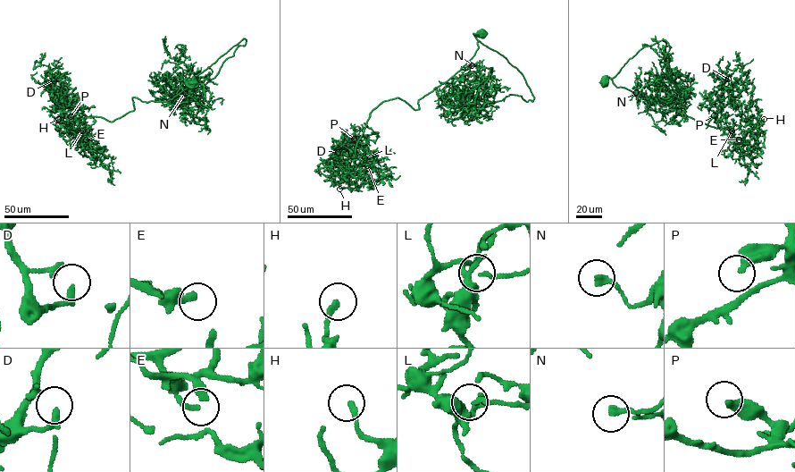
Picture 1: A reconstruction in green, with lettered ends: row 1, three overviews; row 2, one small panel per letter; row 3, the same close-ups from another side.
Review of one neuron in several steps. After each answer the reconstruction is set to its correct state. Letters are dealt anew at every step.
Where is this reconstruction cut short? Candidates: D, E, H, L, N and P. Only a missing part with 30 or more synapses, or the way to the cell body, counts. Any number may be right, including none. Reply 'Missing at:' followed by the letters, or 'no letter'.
Missing at: no letter

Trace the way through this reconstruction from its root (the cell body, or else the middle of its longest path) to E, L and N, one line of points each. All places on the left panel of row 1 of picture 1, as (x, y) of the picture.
E: (193, 84), (166, 101), (133, 97), (134, 109), (112, 122), (87, 117), (71, 129), (86, 139)
L: (193, 84), (166, 101), (133, 97), (119, 118), (87, 117), (71, 129), (85, 140), (82, 130)
N: (193, 84), (186, 79), (198, 74), (246, 39), (214, 78), (183, 100), (195, 96), (185, 93)

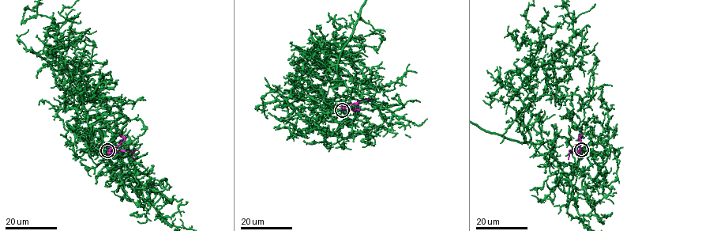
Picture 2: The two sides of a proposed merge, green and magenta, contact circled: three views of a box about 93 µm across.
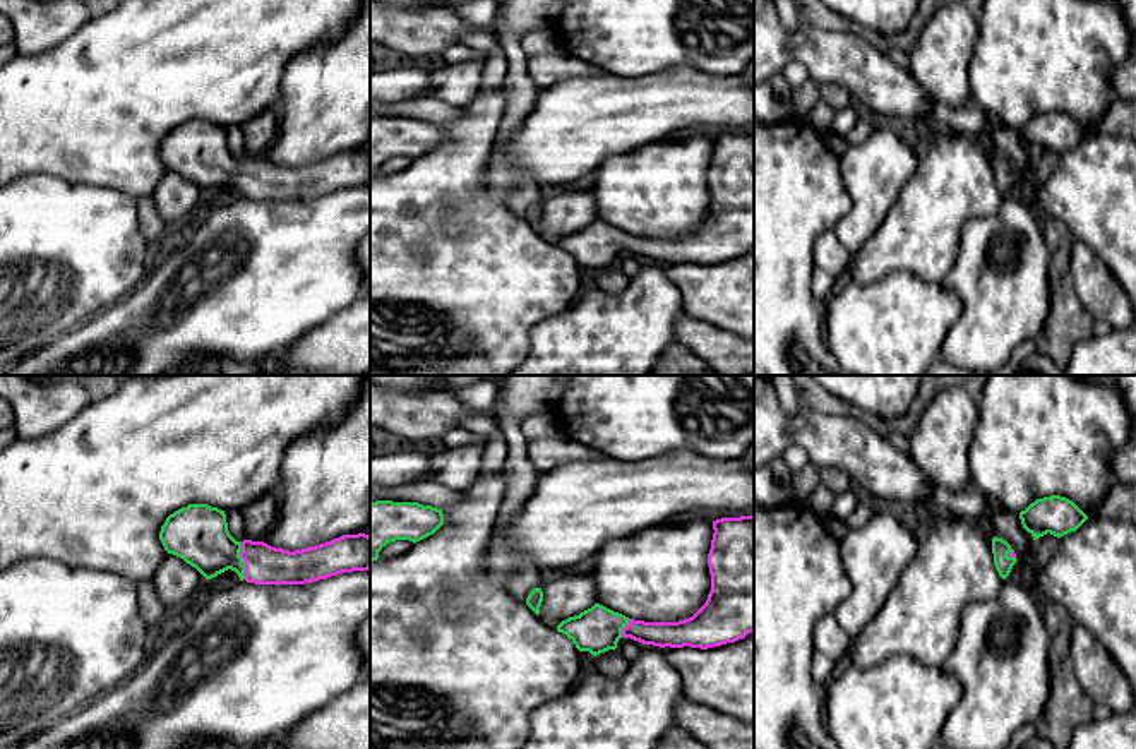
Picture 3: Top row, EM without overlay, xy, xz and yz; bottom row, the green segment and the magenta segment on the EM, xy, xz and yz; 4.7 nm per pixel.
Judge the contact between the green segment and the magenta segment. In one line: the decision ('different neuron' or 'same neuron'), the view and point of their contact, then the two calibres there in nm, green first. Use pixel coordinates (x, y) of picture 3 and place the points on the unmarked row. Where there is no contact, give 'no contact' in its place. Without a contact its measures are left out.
same neuron; meets green in xy at (244, 177); 280 nm thick on the green side, 190 nm on the other

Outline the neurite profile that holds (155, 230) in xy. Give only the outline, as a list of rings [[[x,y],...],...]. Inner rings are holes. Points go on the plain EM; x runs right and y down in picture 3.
[[[151,195],[137,201],[137,213],[146,243],[152,252],[159,250],[170,238],[170,230]]]

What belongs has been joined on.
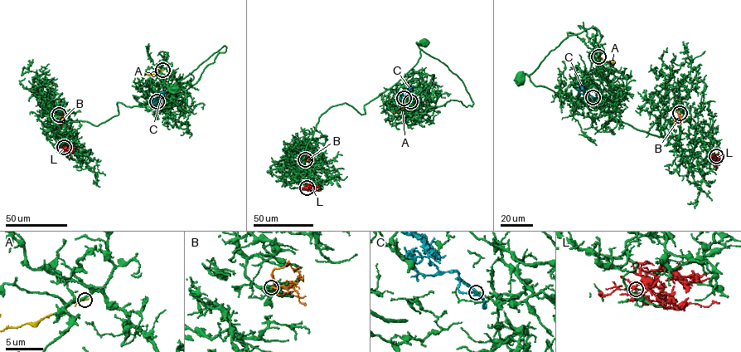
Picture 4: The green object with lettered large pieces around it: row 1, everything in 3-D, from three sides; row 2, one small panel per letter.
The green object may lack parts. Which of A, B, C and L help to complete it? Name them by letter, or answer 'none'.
none

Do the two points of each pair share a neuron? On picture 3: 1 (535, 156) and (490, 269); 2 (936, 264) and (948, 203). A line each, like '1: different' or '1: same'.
1: different
2: same

